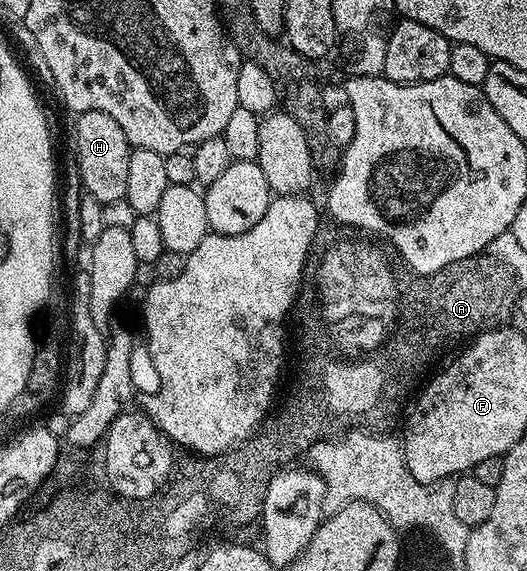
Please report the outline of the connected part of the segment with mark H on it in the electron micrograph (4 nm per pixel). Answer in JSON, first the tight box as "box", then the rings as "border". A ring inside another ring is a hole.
{"box":[74,110,132,205],"border":[[[101,110],[80,112],[74,119],[75,164],[79,167],[79,180],[83,183],[82,191],[88,196],[97,198],[97,202],[103,205],[124,199],[127,195],[125,185],[129,179],[129,154],[132,149],[129,138],[125,138],[125,130],[121,130],[121,126],[117,126],[114,118],[109,118],[109,114],[101,114]]]}

